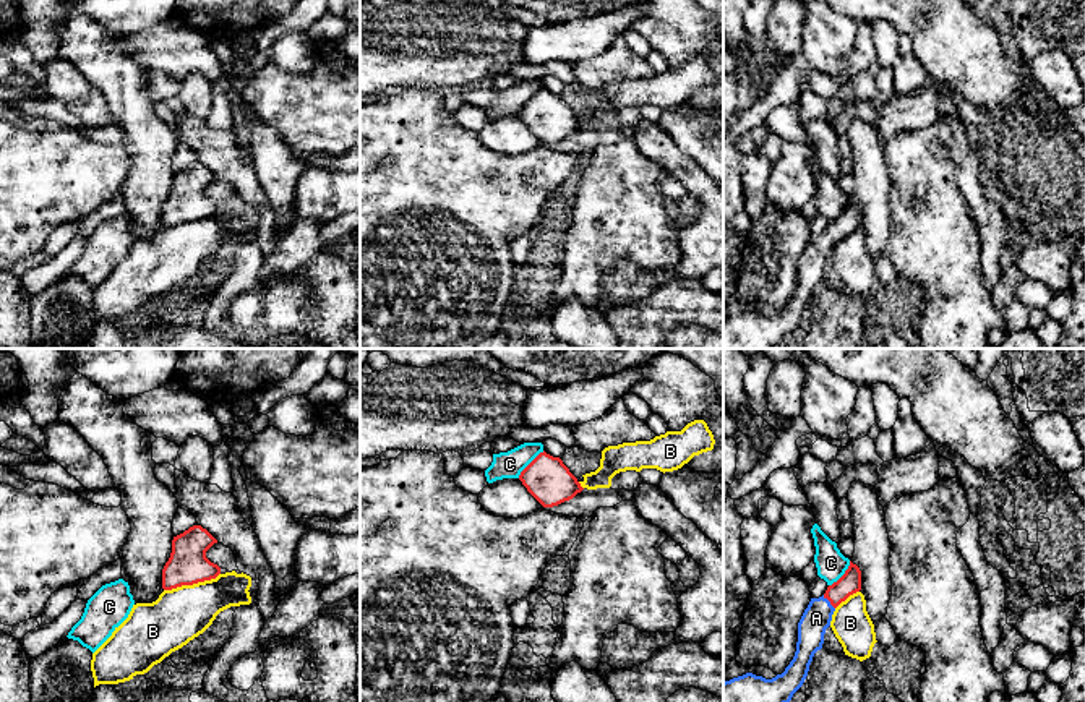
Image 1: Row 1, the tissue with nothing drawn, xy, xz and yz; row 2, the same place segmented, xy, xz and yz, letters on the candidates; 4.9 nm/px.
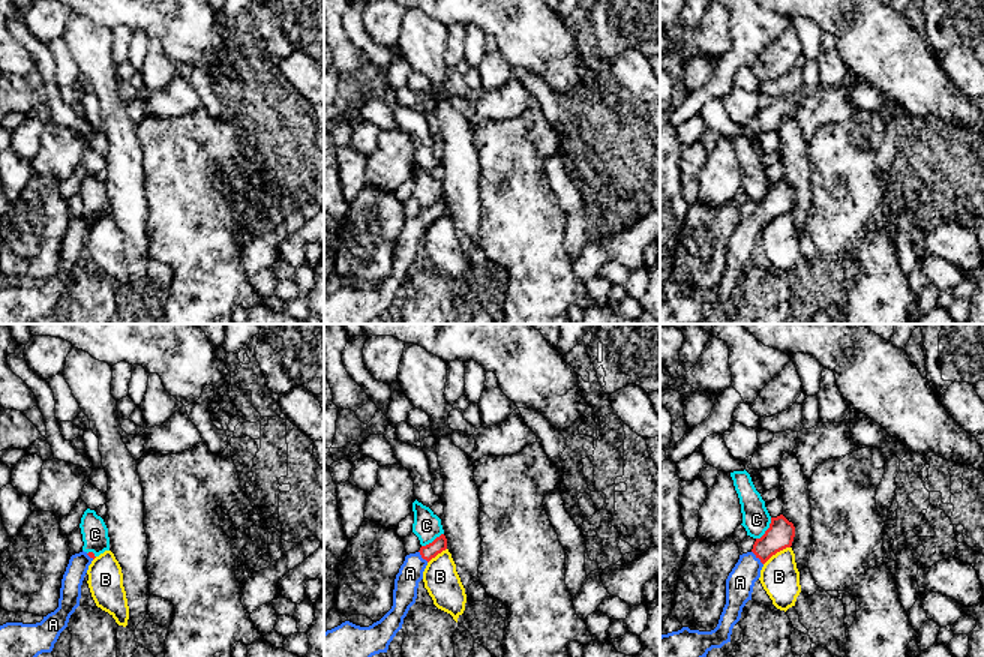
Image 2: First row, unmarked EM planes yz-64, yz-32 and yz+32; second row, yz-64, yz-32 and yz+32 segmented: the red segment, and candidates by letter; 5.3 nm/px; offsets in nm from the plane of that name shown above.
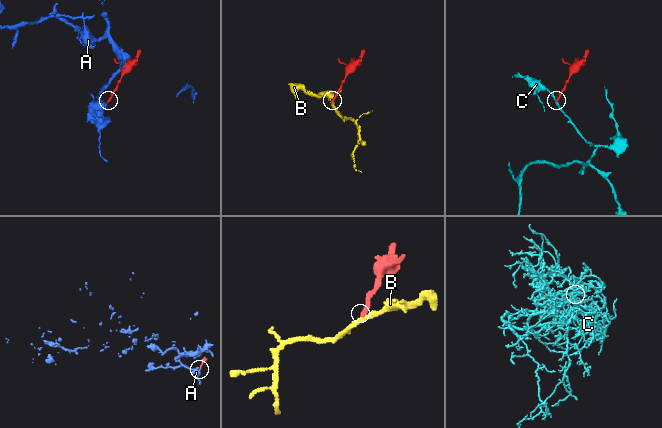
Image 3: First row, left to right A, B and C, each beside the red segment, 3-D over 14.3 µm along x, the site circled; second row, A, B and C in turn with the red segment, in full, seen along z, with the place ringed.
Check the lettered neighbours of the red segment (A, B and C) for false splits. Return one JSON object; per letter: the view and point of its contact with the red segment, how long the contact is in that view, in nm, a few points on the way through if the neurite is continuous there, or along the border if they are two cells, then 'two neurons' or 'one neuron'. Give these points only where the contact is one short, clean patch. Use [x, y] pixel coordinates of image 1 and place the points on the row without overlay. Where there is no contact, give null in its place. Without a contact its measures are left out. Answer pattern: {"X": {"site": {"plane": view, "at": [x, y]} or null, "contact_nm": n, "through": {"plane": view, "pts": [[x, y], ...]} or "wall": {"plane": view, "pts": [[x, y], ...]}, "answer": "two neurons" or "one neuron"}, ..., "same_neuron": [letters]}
{"A": {"site": {"plane": "yz", "at": [829, 237]}, "contact_nm": 90, "through": {"plane": "yz", "pts": [[850, 219], [829, 237], [816, 255]]}, "answer": "one neuron"}, "B": {"site": {"plane": "xy", "at": [192, 221]}, "contact_nm": 300, "wall": {"plane": "xy", "pts": [[219, 209], [210, 216], [164, 227]]}, "answer": "two neurons"}, "C": {"site": {"plane": "xz", "at": [529, 101]}, "contact_nm": 190, "wall": {"plane": "xz", "pts": [[544, 88], [518, 114]]}, "answer": "two neurons"}, "same_neuron": ["A"]}

